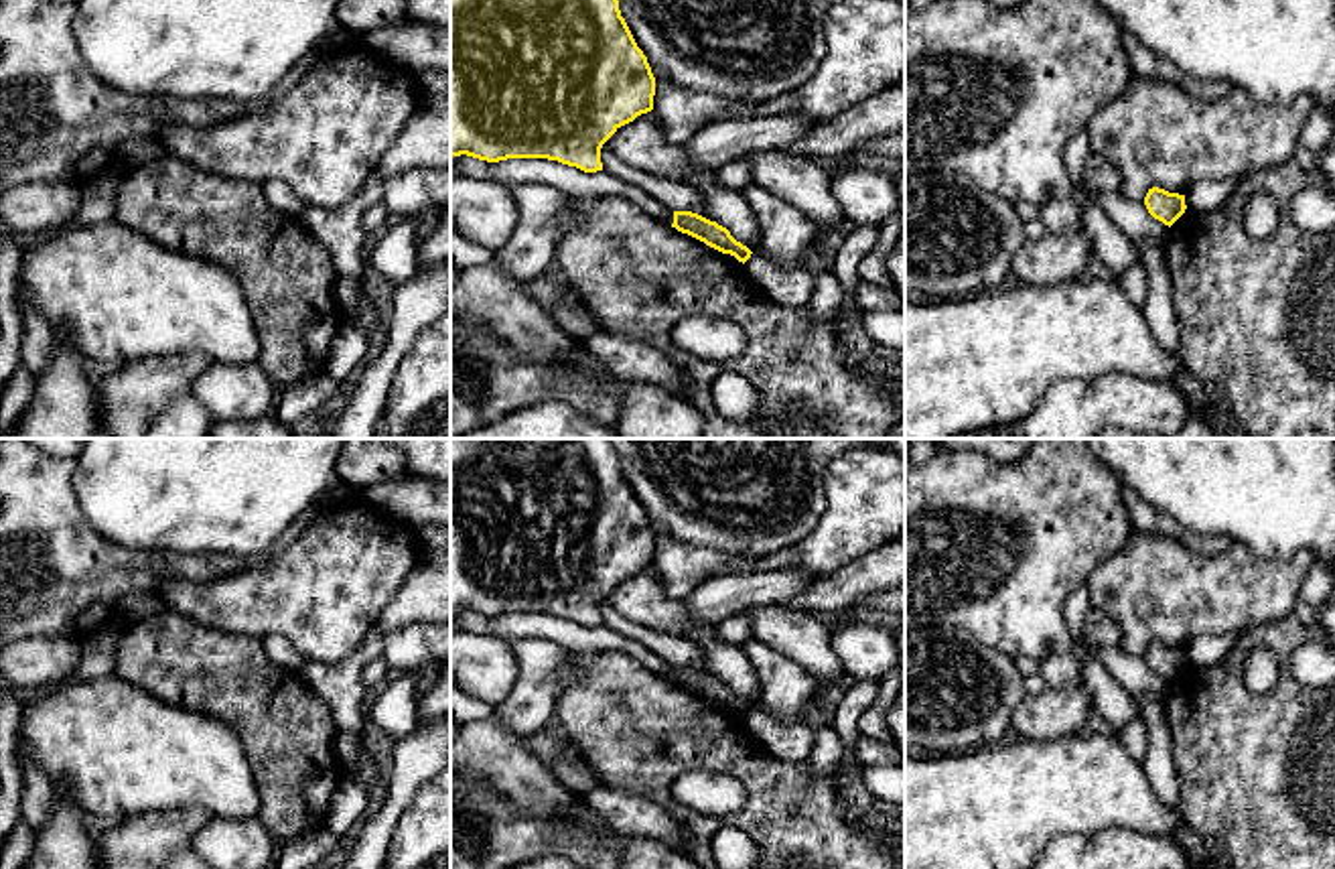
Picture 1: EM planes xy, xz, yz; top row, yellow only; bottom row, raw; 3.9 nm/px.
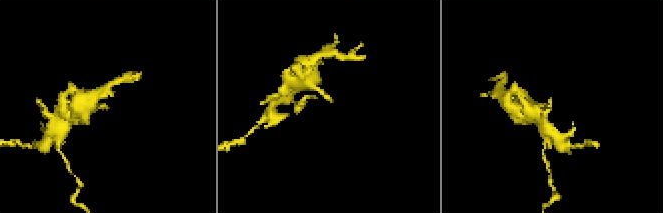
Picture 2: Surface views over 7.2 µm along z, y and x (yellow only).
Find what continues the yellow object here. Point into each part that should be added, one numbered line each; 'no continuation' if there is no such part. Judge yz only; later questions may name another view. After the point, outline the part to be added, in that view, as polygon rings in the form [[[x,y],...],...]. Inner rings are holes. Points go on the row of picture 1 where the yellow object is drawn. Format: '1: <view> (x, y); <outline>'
no continuation

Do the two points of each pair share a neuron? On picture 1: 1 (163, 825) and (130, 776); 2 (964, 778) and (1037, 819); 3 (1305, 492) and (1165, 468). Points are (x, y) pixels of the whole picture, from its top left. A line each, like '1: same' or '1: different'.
1: different
2: same
3: same

